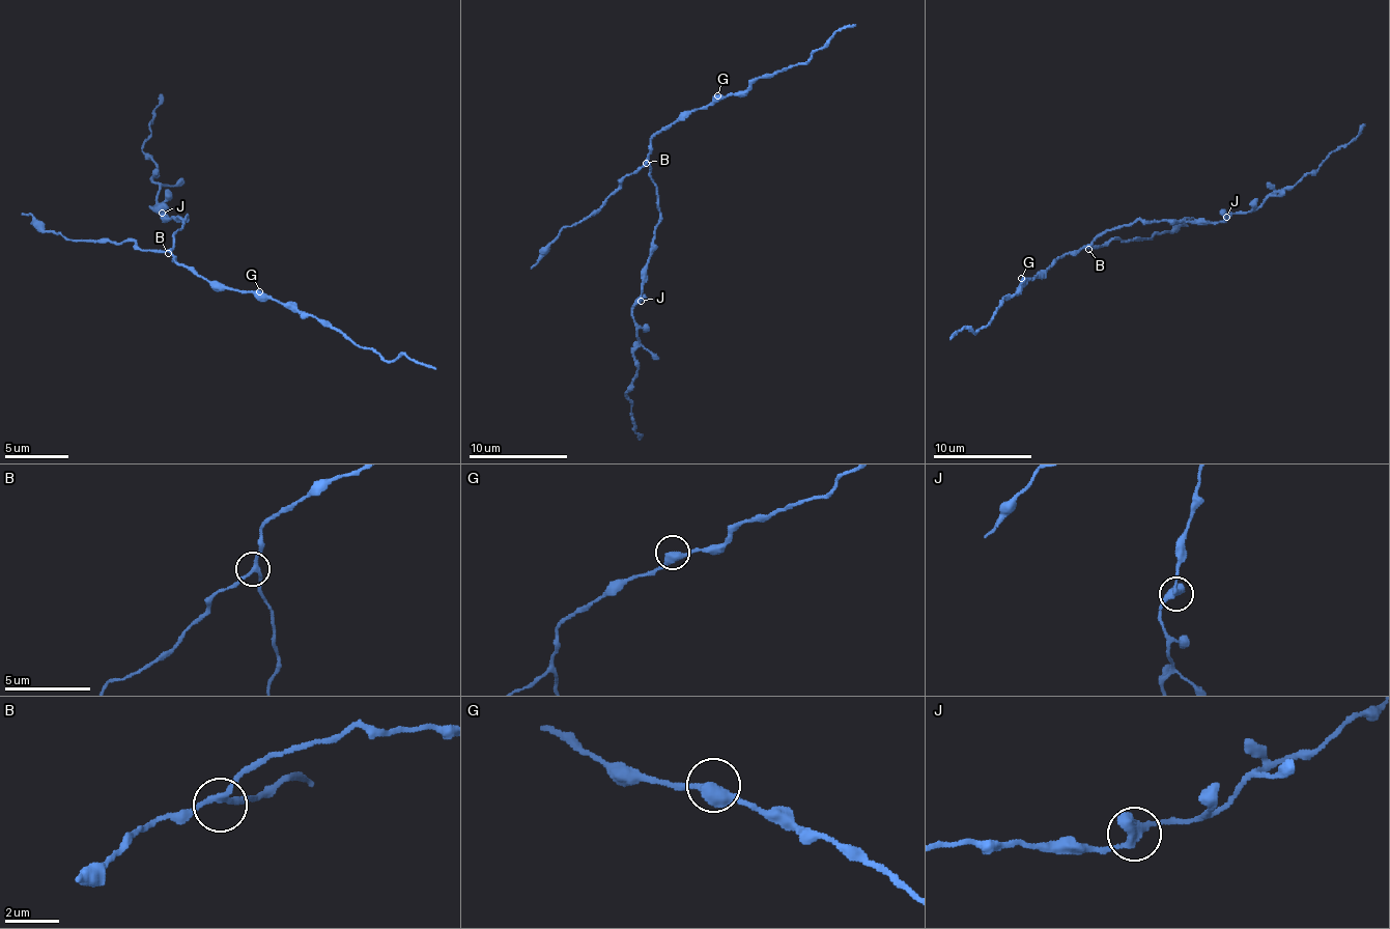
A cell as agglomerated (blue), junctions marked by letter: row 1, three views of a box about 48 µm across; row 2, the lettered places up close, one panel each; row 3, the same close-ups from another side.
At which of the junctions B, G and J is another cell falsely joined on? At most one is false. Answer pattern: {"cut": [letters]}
{"cut": []}

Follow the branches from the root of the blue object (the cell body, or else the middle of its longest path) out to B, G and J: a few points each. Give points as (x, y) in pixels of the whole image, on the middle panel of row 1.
B: (650, 179), (650, 167), (646, 163)
G: (650, 179), (650, 140), (692, 110), (705, 108), (717, 95)
J: (650, 179), (657, 195), (660, 222), (655, 229), (653, 254), (648, 259), (641, 301)

